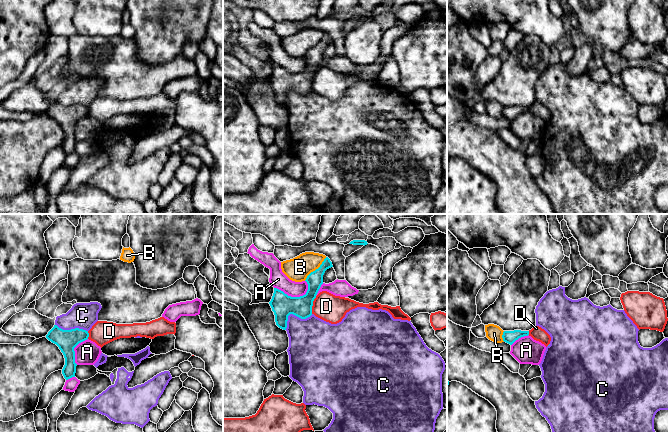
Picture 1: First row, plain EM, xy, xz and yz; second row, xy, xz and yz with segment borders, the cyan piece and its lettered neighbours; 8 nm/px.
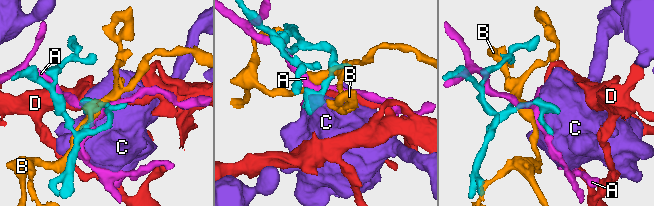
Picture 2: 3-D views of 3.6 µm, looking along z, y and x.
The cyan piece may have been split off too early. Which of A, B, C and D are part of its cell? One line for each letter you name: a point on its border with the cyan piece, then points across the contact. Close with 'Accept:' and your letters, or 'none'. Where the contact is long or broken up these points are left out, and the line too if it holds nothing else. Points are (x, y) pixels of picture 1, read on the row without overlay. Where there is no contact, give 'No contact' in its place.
Accept: none

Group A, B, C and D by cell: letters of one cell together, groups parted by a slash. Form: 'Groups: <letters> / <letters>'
Groups: A / B / C / D

